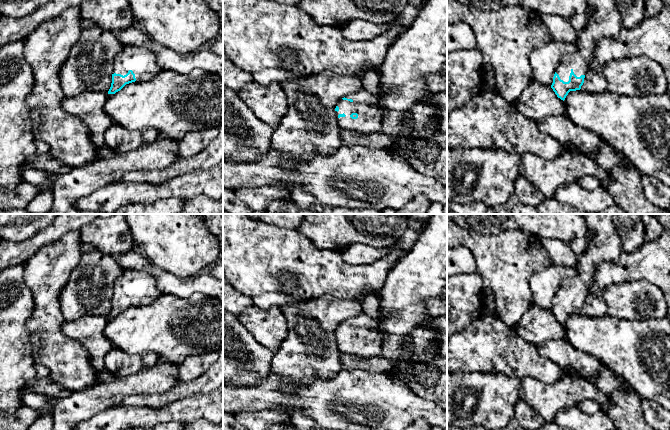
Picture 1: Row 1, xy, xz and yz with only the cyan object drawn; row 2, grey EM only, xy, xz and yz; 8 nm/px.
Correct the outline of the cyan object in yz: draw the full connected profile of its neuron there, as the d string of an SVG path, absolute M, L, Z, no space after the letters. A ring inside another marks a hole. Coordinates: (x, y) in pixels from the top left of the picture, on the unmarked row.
M585 214L584 217L591 235L589 245L578 258L577 275L562 281L551 309L563 325L570 315L581 313L598 264L603 261L617 263L623 251L612 214Z

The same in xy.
M123 270L115 280L112 307L108 318L115 318L126 308L153 303L161 292L155 278L145 271Z

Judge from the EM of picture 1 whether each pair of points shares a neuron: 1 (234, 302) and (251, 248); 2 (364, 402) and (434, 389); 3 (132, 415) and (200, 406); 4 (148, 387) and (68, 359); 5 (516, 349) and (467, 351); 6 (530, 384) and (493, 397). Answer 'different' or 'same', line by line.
1: different
2: different
3: same
4: different
5: same
6: different

